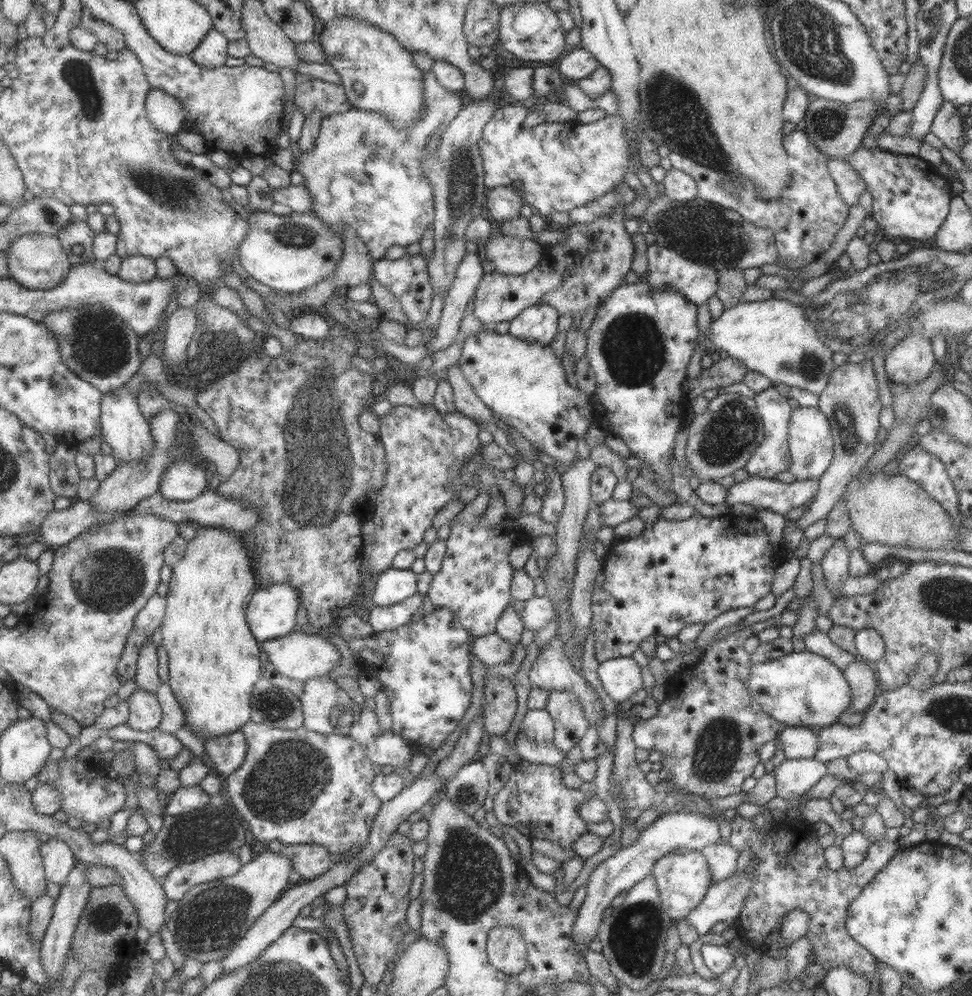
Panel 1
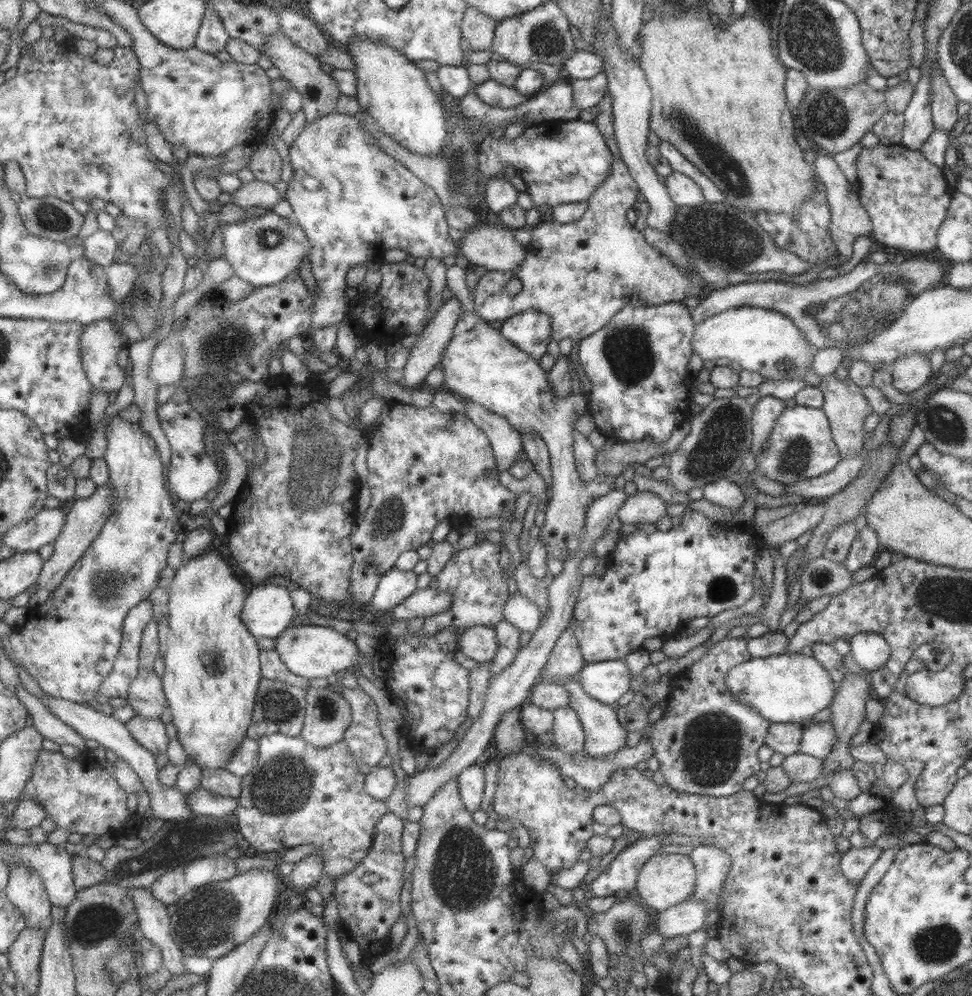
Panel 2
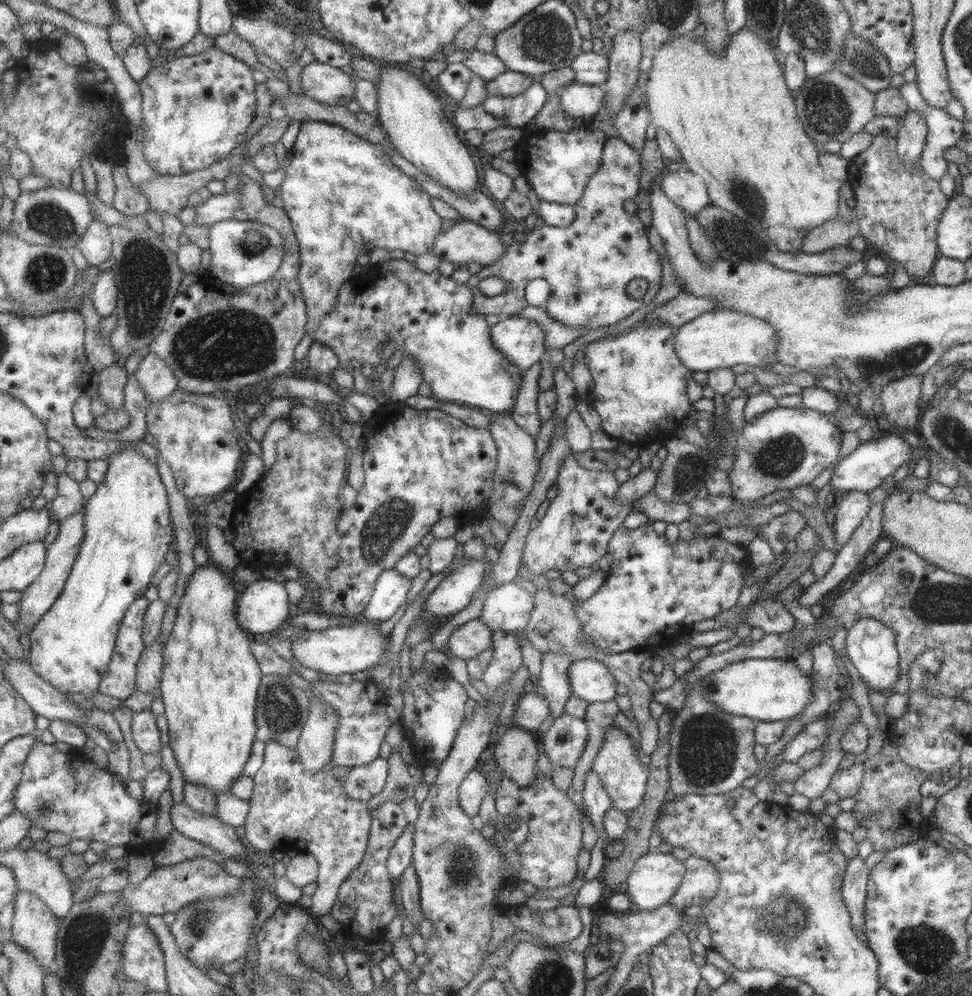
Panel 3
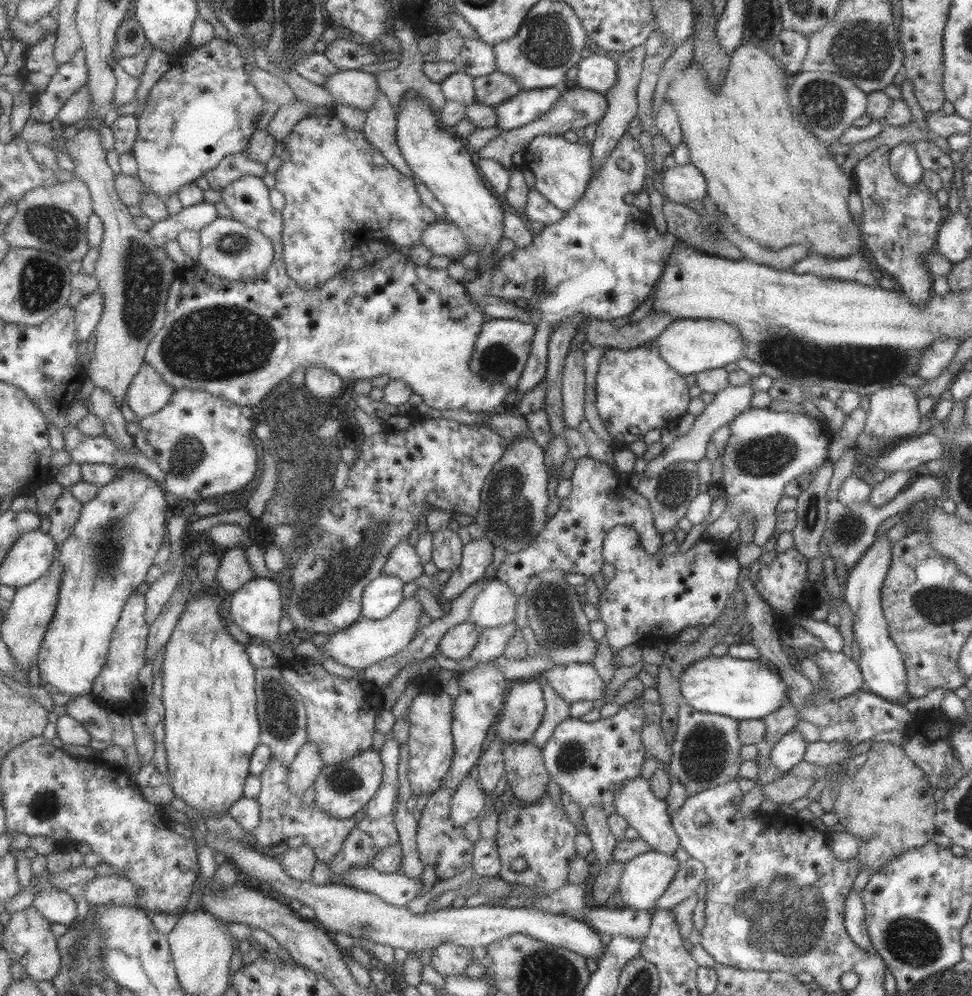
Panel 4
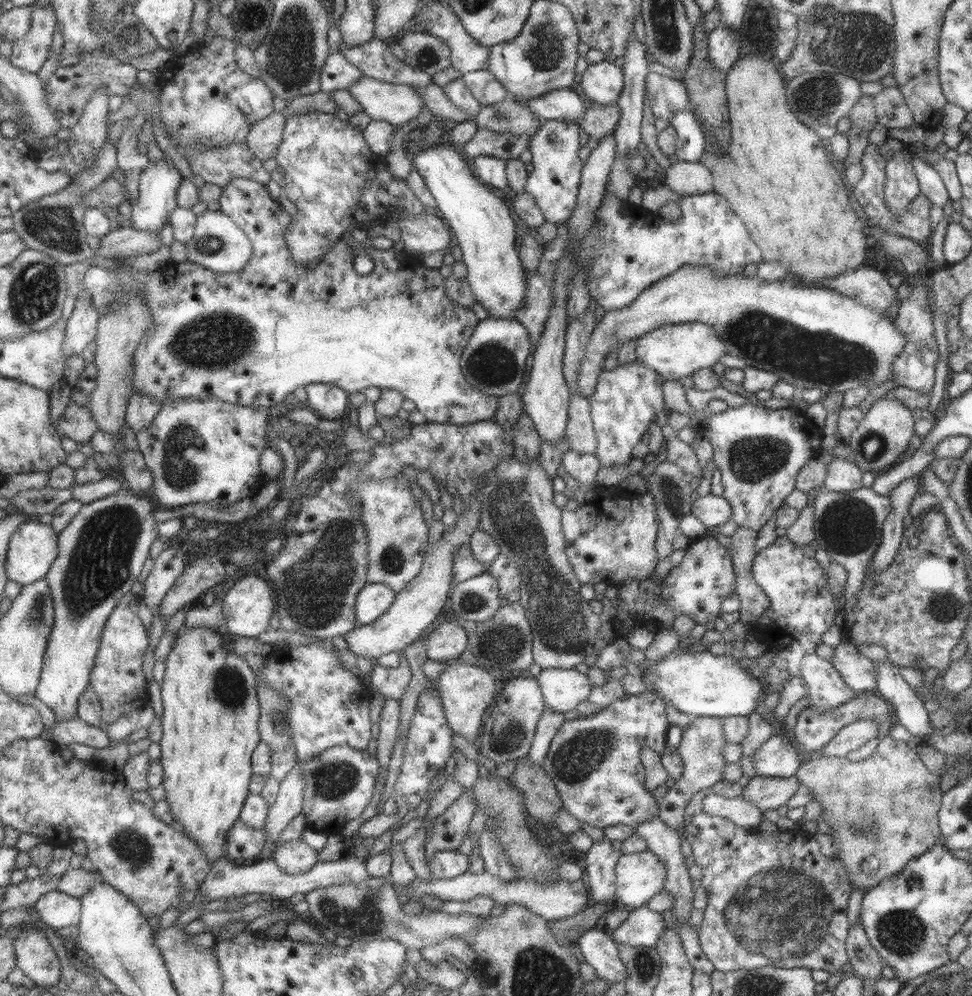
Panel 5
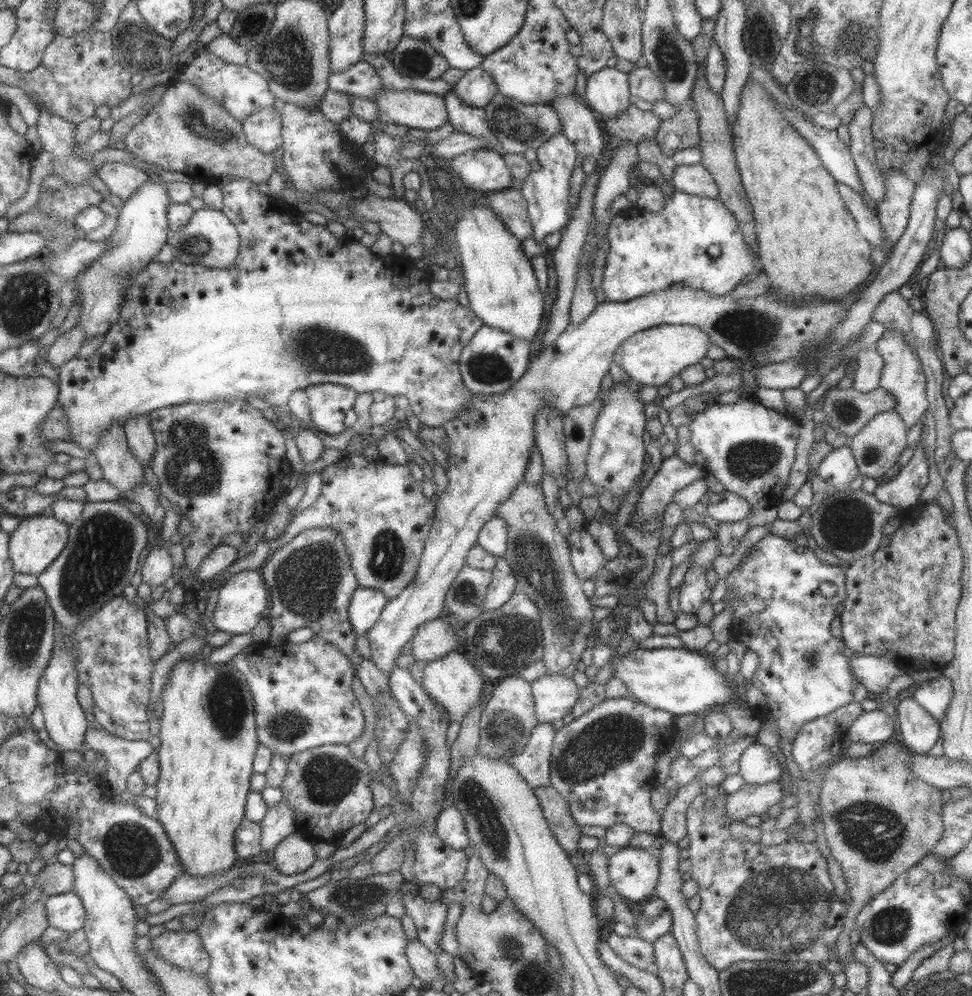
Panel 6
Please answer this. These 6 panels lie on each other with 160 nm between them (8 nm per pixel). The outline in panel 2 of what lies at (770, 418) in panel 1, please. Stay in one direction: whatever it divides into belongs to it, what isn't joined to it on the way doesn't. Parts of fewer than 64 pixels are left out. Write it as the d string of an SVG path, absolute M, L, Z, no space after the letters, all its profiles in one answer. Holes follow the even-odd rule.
M772 396L760 398L751 413L752 439L750 451L753 456L757 456L766 446L767 439L773 430L775 421L778 419L786 404L782 400L777 400Z

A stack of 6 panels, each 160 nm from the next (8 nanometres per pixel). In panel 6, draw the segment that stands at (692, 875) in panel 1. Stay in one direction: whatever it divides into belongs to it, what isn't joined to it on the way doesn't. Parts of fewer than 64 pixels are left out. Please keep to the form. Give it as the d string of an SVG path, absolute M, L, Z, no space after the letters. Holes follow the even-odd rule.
M626 845L607 861L608 877L617 895L639 902L654 893L658 879L658 859L648 849Z

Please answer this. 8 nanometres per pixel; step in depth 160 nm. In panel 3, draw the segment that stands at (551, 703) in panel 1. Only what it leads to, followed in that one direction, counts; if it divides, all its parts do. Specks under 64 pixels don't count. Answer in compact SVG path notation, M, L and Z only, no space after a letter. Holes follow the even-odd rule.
M563 712L542 737L543 756L552 766L573 769L587 742L587 726L584 719Z

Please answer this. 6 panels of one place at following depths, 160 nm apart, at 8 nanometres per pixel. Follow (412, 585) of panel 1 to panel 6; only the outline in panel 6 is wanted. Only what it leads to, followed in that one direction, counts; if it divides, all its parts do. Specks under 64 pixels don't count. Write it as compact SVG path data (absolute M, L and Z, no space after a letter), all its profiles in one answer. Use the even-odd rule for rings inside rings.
M360 586L355 591L349 616L355 633L365 635L382 620L383 612L391 598L381 589Z

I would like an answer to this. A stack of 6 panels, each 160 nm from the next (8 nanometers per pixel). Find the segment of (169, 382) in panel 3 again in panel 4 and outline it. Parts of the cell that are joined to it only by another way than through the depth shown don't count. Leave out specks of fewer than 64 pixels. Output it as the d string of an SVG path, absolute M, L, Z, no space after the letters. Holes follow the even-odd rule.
M145 362L128 390L128 405L139 418L151 416L170 404L175 391L155 367Z

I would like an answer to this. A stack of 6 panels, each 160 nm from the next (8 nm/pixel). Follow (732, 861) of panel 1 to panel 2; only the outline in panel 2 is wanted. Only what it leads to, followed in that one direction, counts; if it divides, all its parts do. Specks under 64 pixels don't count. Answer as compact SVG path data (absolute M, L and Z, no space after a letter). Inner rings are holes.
M693 844L689 856L696 874L689 900L701 902L707 910L713 910L731 866L729 855L715 845Z

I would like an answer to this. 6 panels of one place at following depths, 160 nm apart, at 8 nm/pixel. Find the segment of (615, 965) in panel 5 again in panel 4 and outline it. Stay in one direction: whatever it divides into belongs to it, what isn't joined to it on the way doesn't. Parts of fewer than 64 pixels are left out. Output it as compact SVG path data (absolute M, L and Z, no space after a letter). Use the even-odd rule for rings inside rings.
M207 830L204 843L211 849L222 853L225 858L232 858L236 868L251 878L258 879L262 887L269 887L283 897L294 898L304 905L316 910L314 919L331 934L341 932L355 938L366 938L376 943L403 948L408 952L415 950L436 949L440 944L454 942L464 947L484 946L511 934L526 934L535 940L546 942L551 946L566 948L586 957L601 956L603 950L599 936L581 916L569 916L561 913L545 912L531 907L506 908L502 903L477 905L475 907L448 906L437 911L425 911L421 914L411 912L405 906L395 906L389 900L353 886L329 883L318 886L309 881L300 881L287 874L282 861L277 857L265 856L257 849L234 841L225 835Z

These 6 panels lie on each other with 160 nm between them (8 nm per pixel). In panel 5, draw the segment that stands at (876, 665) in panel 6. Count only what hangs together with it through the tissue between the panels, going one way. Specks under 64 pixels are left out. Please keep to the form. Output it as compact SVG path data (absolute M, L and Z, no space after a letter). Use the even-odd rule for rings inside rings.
M845 642L835 646L829 663L849 689L855 692L876 692L875 664L864 658L855 645Z

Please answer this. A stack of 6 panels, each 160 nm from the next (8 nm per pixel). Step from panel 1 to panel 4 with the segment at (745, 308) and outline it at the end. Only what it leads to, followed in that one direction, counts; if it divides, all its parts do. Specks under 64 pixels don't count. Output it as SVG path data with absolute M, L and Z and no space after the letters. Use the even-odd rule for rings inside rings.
M674 319L653 343L671 370L682 374L697 374L707 369L723 368L744 354L740 332L736 326L719 319Z

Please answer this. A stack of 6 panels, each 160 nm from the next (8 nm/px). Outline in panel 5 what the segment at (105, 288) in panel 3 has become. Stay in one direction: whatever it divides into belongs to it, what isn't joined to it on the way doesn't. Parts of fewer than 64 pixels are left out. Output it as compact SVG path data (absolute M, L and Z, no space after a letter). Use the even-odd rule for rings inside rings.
M88 295L84 300L75 302L71 317L68 319L68 329L64 351L67 356L83 354L83 350L96 340L100 312L94 300Z

